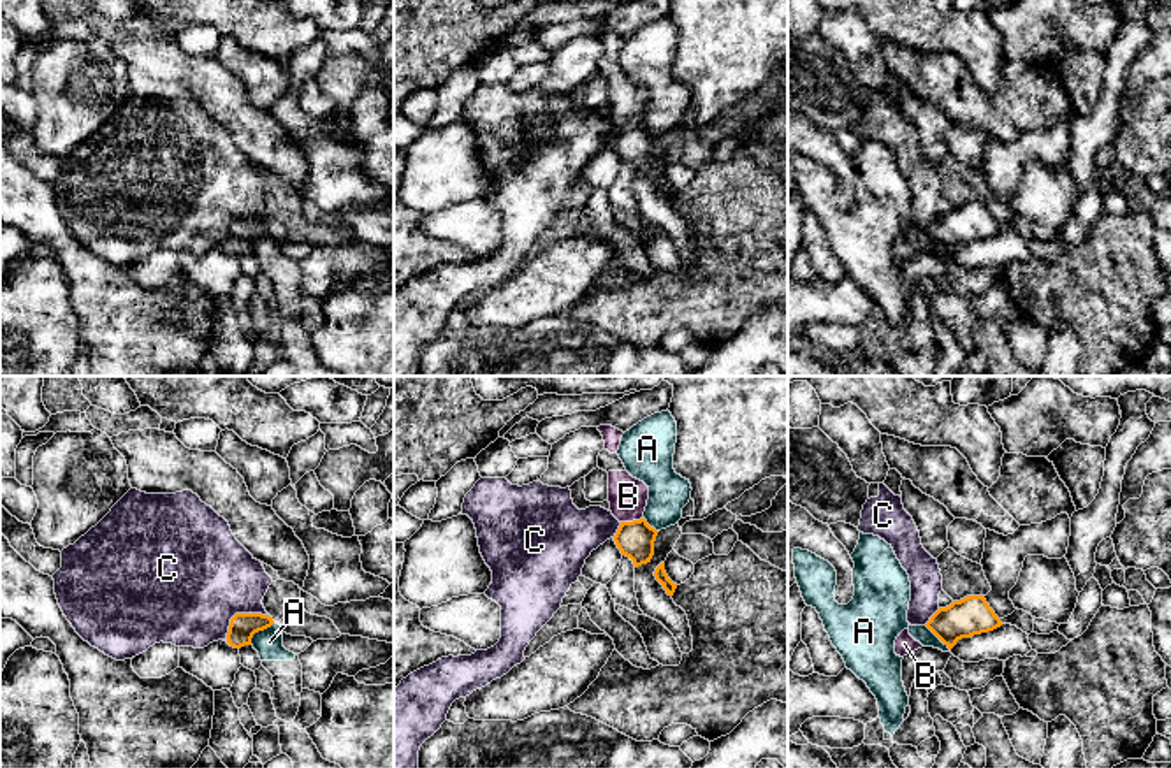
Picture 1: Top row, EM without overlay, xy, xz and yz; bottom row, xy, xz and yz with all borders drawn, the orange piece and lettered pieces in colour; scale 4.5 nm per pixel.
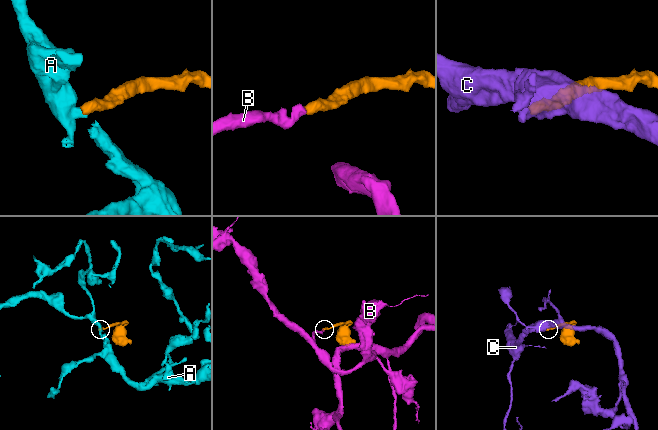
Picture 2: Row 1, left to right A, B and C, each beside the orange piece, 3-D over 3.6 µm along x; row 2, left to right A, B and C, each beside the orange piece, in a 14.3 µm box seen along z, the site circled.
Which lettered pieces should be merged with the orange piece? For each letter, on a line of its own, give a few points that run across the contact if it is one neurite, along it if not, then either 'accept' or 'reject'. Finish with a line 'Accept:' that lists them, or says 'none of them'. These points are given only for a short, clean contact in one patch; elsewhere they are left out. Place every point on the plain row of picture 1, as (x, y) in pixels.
A: xy (273, 229), (259, 236), (250, 250) | reject
B: xz (635, 146), (632, 129), (628, 102) | accept
C: xy (269, 222), (236, 220), (225, 243) | reject
Accept: B

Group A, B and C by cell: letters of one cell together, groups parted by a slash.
A / B / C

